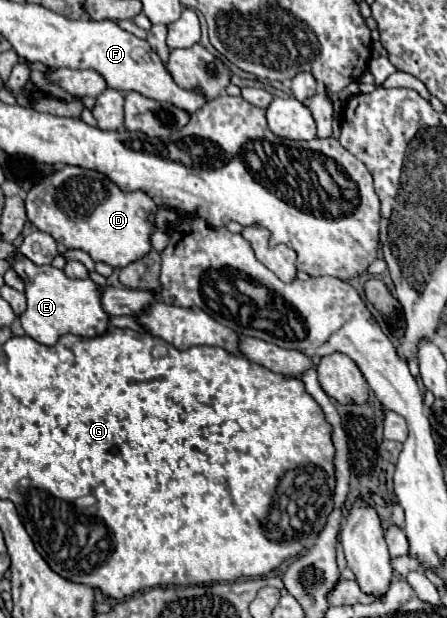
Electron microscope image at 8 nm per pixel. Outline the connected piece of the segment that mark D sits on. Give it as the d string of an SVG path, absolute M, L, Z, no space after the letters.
M62 167L62 169L54 171L52 175L40 179L28 191L28 197L26 197L28 221L36 229L50 233L66 249L82 249L94 261L104 261L106 265L110 265L114 269L122 269L122 267L142 259L152 249L150 235L154 231L154 227L152 227L154 211L156 211L156 203L142 191L124 193L110 179L104 179L104 175L100 175L98 171L84 171L82 167Z

